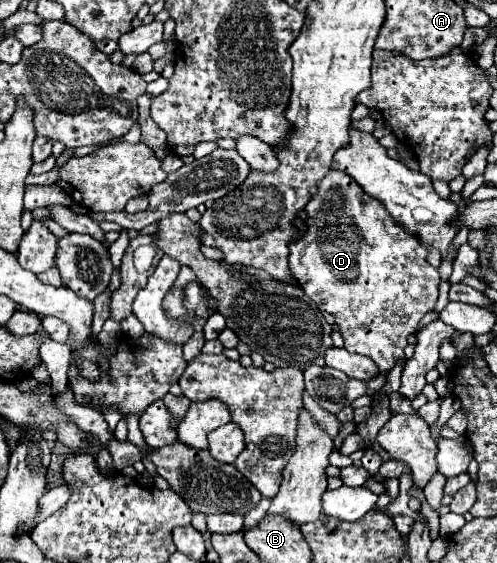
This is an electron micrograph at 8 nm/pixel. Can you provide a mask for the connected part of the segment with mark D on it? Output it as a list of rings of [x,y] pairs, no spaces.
[[[330,170],[318,182],[318,190],[304,210],[308,212],[308,230],[298,238],[298,242],[288,246],[288,266],[292,276],[322,312],[330,312],[336,318],[344,338],[344,348],[372,358],[380,372],[388,372],[404,358],[408,334],[414,334],[422,316],[432,312],[436,306],[440,284],[438,270],[426,262],[426,248],[420,240],[396,224],[380,200],[366,194],[348,174],[340,170]]]

